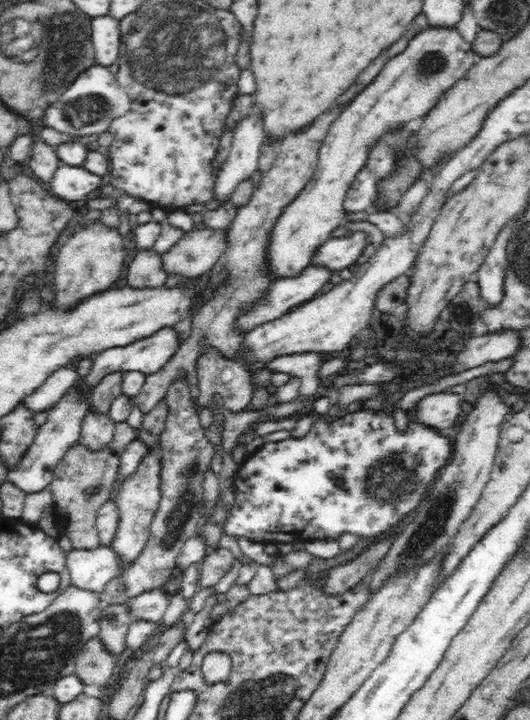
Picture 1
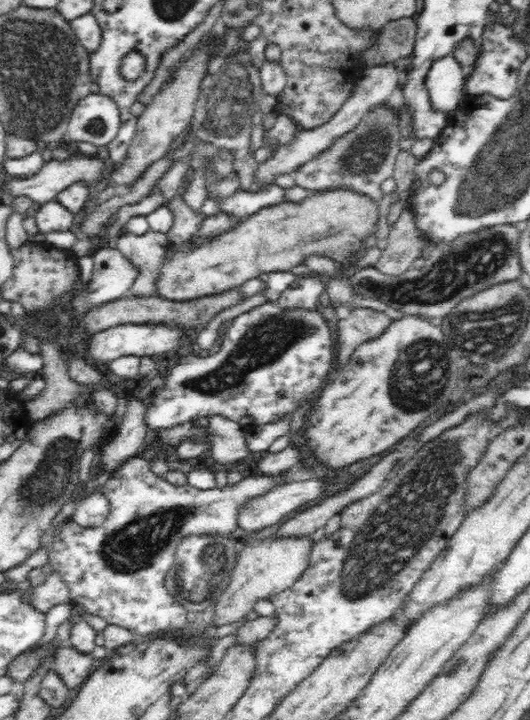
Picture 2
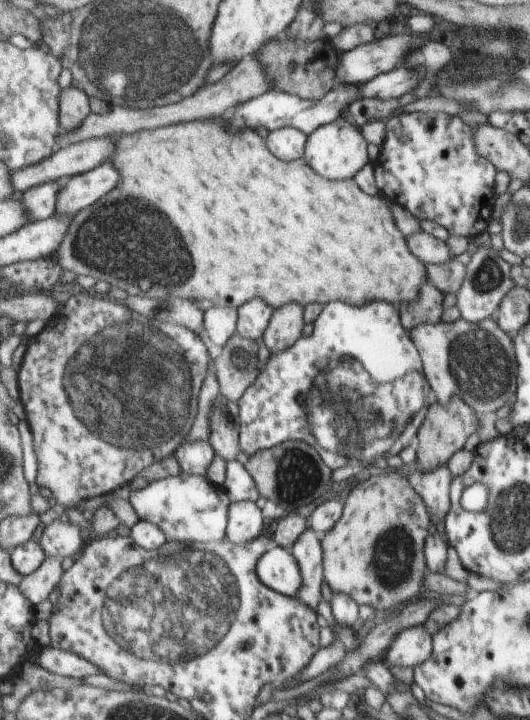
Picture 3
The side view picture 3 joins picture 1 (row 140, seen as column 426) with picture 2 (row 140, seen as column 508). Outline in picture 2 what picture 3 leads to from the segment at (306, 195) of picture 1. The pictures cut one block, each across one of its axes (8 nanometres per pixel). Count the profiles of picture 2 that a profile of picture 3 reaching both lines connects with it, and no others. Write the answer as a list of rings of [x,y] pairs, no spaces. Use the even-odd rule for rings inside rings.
[[[382,104],[374,108],[366,118],[360,121],[360,126],[352,132],[348,131],[322,154],[310,162],[290,172],[295,186],[306,190],[324,190],[324,188],[348,187],[357,192],[368,194],[370,199],[383,198],[380,185],[387,178],[393,177],[394,162],[400,152],[400,118],[390,118],[390,110]]]

